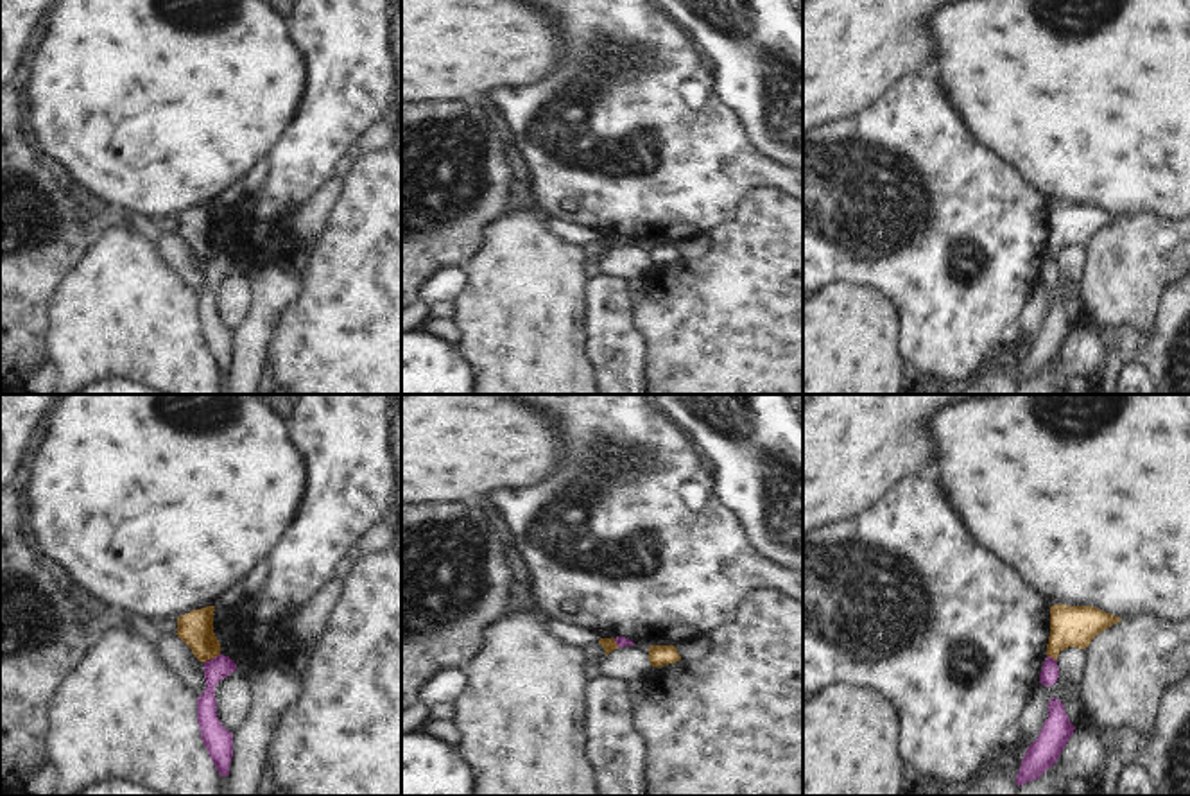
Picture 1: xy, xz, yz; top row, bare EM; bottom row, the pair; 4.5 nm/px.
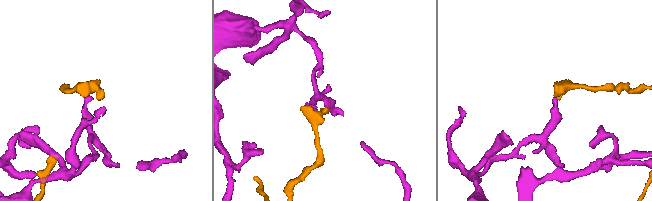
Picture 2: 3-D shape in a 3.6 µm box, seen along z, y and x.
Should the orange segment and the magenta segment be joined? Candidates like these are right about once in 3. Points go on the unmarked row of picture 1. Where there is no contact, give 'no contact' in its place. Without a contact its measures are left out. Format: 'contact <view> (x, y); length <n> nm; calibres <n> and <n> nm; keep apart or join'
contact xy (210, 257); length 90 nm; calibres 160 and 100 nm; keep apart

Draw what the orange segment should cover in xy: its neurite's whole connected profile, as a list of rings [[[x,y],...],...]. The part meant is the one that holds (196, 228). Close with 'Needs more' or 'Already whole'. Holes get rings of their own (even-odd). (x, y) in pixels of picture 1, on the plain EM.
[[[206,204],[177,215],[176,233],[203,262],[220,253],[220,242],[213,231],[213,210],[215,204]]]. Already whole

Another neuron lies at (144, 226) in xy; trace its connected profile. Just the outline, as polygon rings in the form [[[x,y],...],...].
[[[104,206],[102,210],[104,215],[118,215],[122,213],[129,226],[143,238],[147,240],[158,240],[163,233],[160,233],[154,226],[154,222],[143,215],[138,215],[129,210],[115,208],[115,206]]]

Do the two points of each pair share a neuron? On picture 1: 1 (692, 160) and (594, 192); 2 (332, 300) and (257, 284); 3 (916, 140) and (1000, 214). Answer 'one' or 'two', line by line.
1: one
2: two
3: one

